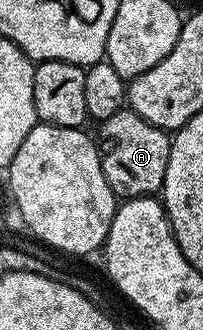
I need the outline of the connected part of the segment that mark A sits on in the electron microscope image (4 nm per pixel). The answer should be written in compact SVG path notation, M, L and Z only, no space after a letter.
M125 106L118 114L99 125L98 147L102 174L110 190L121 201L139 196L156 196L164 187L166 162L170 162L172 136L167 131L146 122L138 113Z

